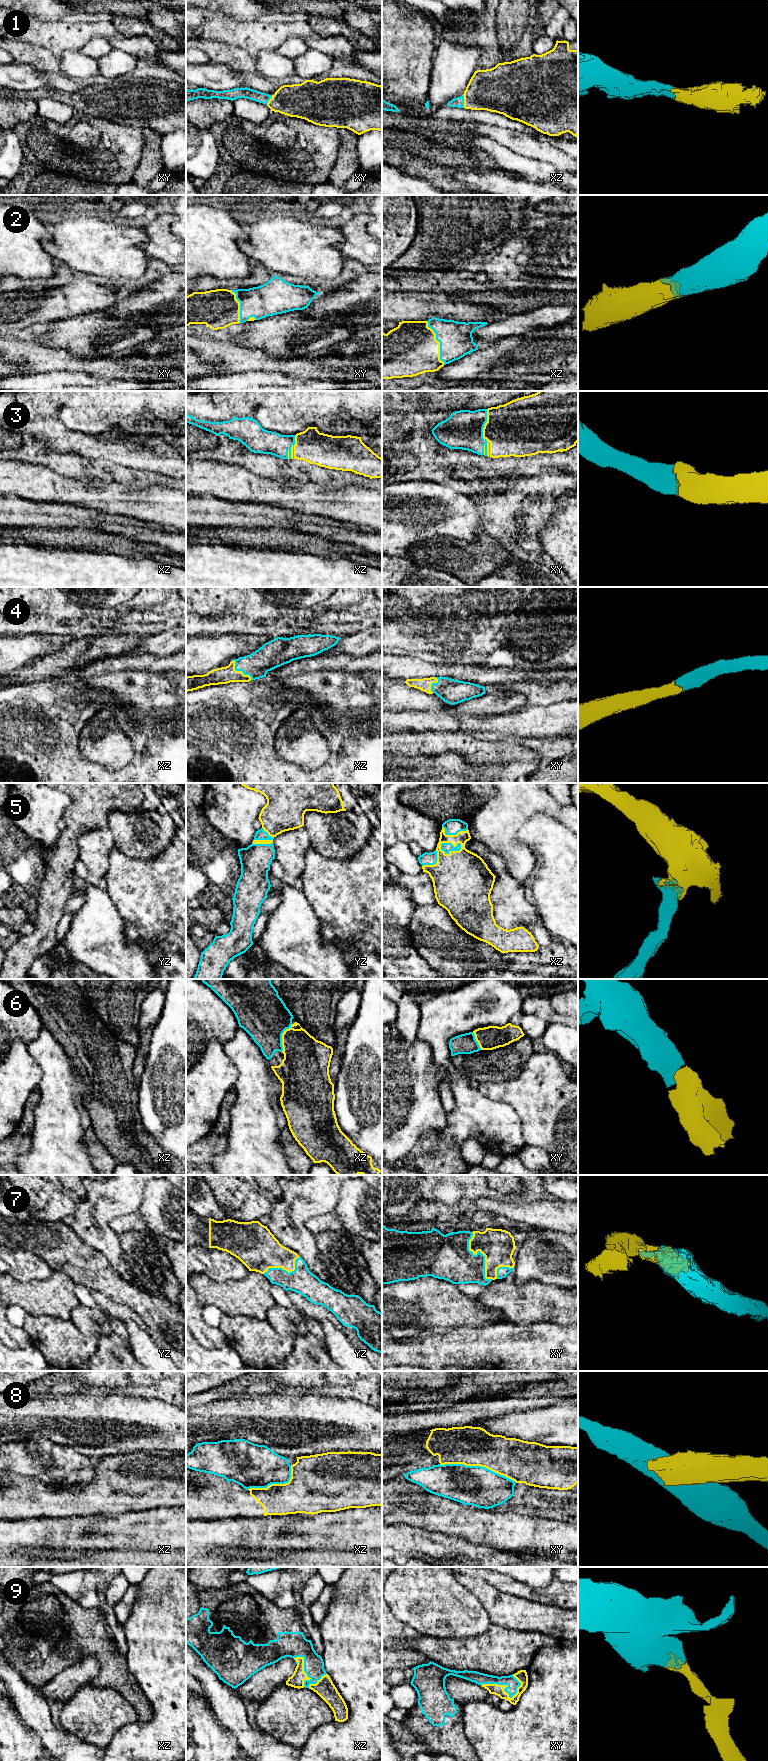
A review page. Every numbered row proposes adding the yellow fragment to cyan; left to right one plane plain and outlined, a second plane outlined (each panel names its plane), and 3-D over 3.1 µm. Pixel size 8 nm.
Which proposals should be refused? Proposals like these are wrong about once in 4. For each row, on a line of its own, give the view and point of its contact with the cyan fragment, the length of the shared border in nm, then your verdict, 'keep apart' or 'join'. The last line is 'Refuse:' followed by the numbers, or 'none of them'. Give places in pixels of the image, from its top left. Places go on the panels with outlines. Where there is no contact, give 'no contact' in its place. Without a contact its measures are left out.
1: xz (463, 101) | 110 nm | join
2: xz (440, 343) | 380 nm | join
3: xy (482, 433) | 380 nm | join
4: xz (239, 670) | 220 nm | join
5: xz (452, 850) | 180 nm | join
6: xz (281, 1037) | 240 nm | join
7: xy (482, 1254) | 420 nm | join
8: xy (478, 1466) | 650 nm | keep apart
9: xy (506, 1687) | 320 nm | join
Refuse: 8

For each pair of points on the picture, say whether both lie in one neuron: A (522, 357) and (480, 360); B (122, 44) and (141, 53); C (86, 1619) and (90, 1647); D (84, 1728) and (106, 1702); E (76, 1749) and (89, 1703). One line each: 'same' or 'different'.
A: same
B: same
C: same
D: same
E: different

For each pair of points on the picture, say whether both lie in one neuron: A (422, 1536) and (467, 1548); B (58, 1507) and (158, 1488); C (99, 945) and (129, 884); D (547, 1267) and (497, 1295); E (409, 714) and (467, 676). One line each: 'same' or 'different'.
A: same
B: same
C: different
D: different
E: different

